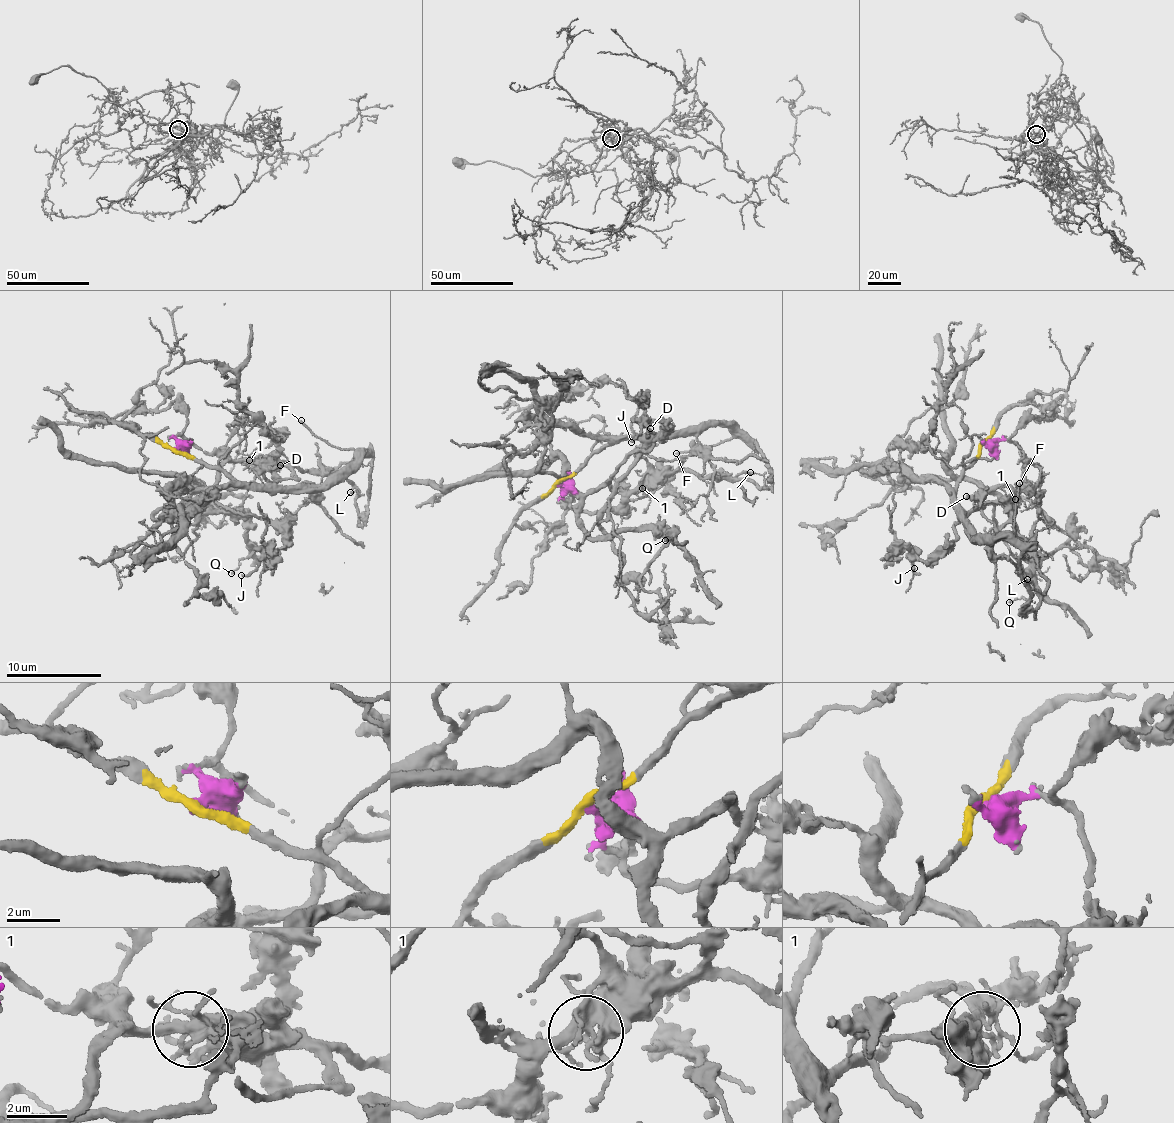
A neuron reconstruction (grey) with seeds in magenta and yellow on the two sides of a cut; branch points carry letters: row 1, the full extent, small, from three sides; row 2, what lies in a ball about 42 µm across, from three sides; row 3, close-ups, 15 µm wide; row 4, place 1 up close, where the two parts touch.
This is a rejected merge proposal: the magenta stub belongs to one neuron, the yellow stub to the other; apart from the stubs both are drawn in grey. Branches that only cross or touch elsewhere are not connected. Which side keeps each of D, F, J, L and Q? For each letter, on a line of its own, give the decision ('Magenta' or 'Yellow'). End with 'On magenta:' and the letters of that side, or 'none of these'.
D: Magenta
F: Yellow
J: Magenta
L: Magenta
Q: Magenta
On magenta: D, J, L, Q

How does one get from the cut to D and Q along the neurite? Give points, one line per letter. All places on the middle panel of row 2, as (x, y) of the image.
D: (558, 484), (576, 507), (596, 513), (616, 507), (631, 492), (680, 464), (657, 460), (645, 451), (650, 428)
Q: (558, 484), (596, 513), (621, 492), (587, 493), (580, 514), (594, 538), (636, 529), (685, 541), (664, 540)

